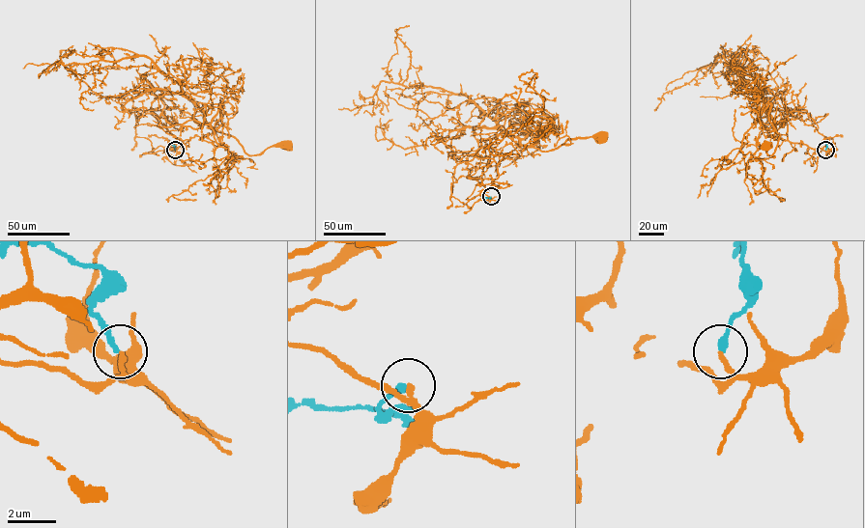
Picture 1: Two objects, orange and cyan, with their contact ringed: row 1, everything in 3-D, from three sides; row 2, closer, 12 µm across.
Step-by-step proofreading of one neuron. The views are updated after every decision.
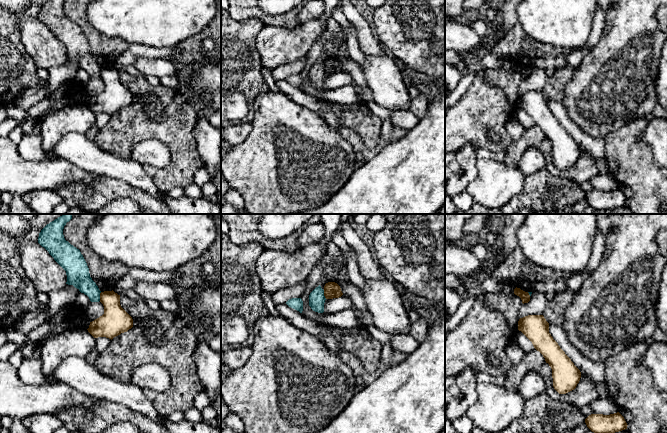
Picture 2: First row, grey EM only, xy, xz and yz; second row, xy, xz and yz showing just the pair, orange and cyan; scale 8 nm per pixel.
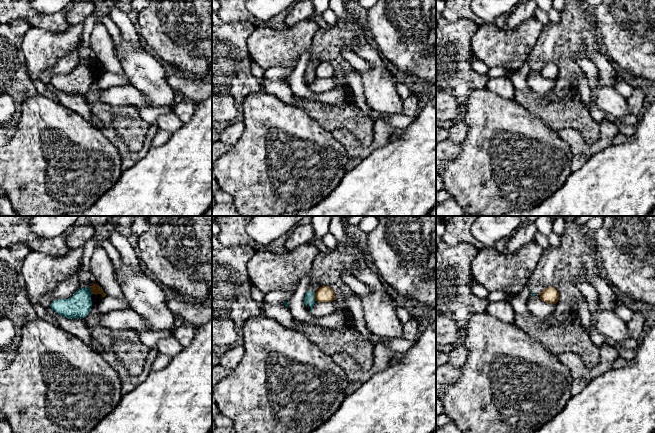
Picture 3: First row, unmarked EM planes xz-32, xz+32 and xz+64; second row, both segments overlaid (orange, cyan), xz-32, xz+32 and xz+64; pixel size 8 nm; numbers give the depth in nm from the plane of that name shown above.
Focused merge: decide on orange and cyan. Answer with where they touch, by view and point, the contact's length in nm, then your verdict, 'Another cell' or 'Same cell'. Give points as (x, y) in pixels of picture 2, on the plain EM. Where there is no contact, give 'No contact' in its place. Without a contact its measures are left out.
Touches orange at xy (100, 72). Shared border 70 nm. Another cell

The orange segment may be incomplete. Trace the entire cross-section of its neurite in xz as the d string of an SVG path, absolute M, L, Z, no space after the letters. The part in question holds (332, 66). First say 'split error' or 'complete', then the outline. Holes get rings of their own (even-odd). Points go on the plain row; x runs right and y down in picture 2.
complete; M328 58L324 62L324 72L326 75L339 74L343 71L340 62L335 58Z

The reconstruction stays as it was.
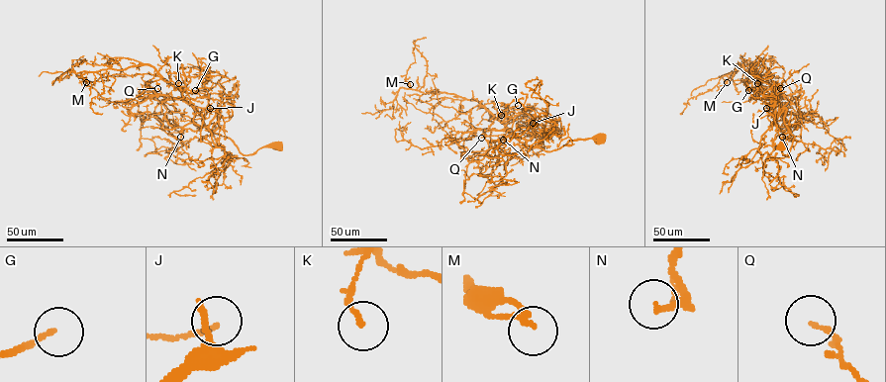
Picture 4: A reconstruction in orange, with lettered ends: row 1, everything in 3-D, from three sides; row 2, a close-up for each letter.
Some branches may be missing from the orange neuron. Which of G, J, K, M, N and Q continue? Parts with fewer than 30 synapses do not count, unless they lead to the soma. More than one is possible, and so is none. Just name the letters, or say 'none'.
G

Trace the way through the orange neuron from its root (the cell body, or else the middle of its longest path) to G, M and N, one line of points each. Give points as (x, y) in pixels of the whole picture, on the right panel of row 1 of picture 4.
G: (781, 146), (781, 152), (786, 155), (794, 137), (779, 106), (773, 100), (765, 103), (751, 90), (748, 90)
M: (781, 146), (781, 152), (786, 155), (794, 137), (779, 105), (770, 94), (742, 64), (721, 76), (727, 82)
N: (781, 146), (781, 152), (786, 155), (794, 138), (789, 125), (786, 130), (779, 129), (782, 137)

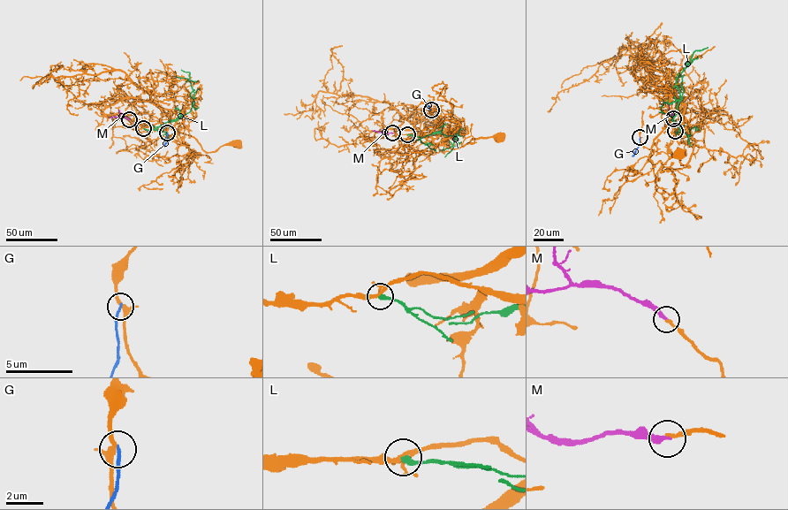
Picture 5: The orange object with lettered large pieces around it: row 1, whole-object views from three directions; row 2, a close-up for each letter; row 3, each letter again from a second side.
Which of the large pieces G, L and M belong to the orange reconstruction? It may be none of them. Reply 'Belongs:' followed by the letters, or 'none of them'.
Belongs: none of them

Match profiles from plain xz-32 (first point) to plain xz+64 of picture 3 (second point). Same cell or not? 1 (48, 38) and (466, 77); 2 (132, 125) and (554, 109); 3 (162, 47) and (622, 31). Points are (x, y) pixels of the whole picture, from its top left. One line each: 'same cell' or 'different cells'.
1: different cells
2: same cell
3: same cell

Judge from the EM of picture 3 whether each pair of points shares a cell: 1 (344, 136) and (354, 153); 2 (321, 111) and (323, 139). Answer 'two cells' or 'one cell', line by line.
1: one cell
2: two cells

